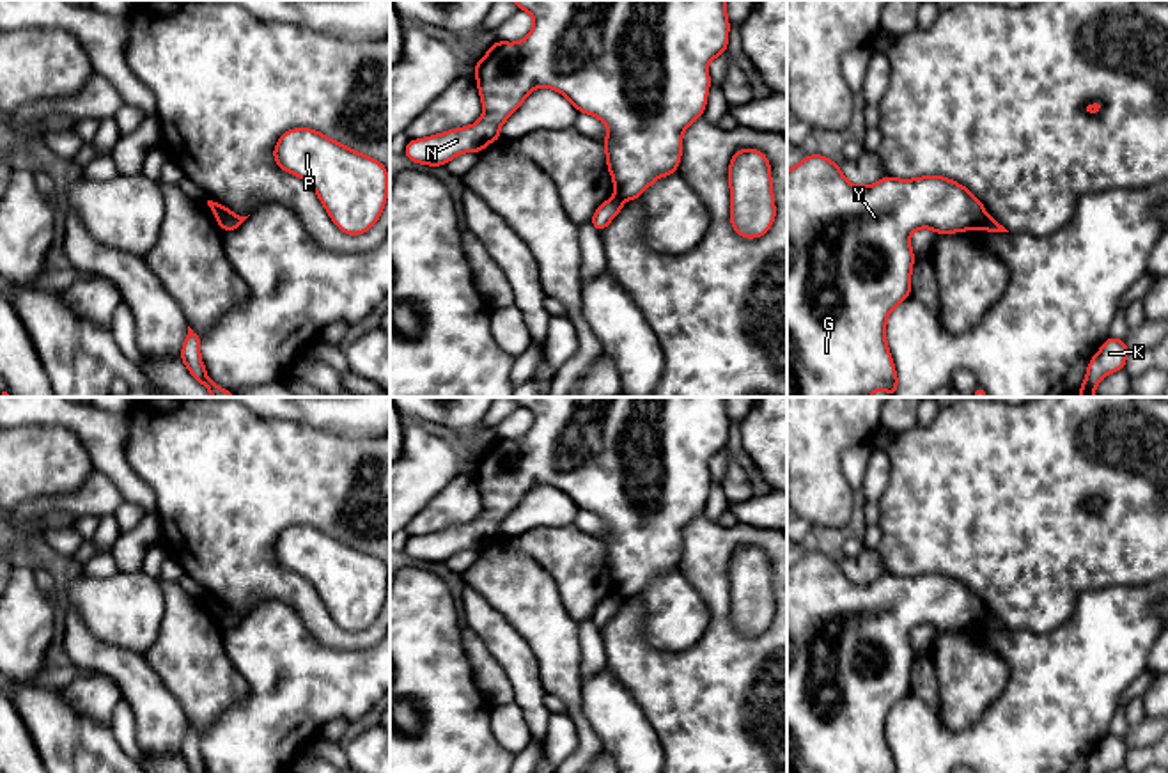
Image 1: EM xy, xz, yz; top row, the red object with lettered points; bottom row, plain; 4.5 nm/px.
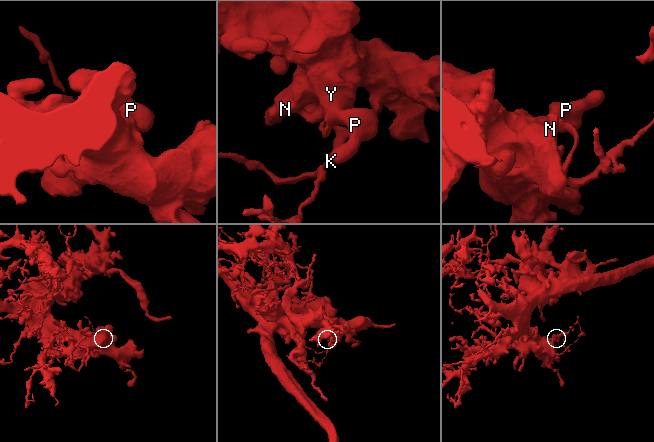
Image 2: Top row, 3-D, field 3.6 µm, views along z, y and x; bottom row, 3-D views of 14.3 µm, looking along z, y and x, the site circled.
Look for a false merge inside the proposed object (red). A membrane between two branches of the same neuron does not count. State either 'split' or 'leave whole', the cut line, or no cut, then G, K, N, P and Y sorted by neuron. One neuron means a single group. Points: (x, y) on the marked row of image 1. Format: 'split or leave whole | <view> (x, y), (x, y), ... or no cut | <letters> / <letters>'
split | yz (988, 217), (982, 227) | G N P Y / K

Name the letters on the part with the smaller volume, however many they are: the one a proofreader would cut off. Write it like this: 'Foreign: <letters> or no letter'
Foreign: K

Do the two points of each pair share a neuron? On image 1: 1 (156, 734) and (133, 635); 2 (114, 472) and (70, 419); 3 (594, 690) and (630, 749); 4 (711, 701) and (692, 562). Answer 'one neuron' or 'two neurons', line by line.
1: two neurons
2: one neuron
3: one neuron
4: one neuron

